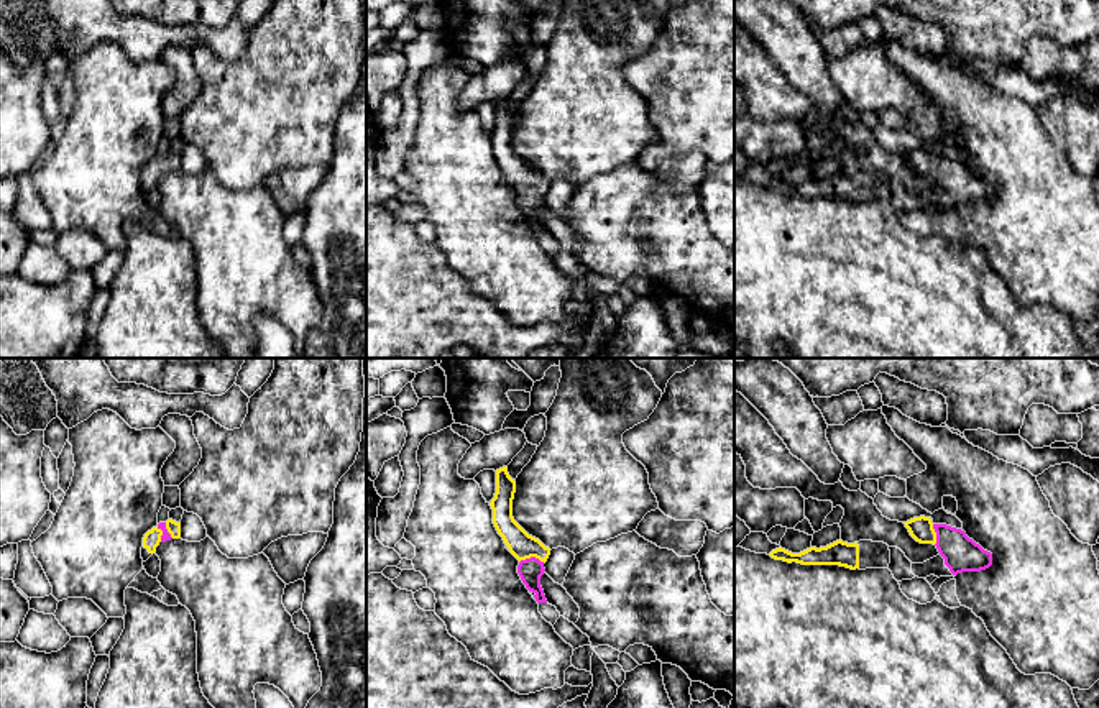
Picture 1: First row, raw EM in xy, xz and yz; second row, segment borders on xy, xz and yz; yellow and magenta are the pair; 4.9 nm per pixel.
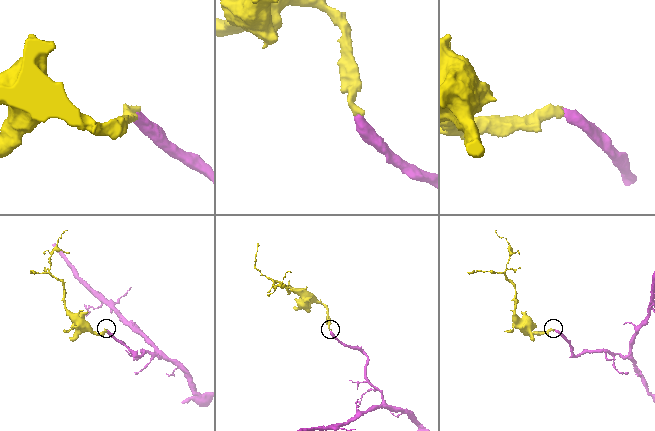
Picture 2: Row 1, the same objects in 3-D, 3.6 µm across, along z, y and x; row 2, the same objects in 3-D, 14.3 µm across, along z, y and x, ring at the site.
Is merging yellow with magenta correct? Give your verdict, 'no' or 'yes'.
yes

